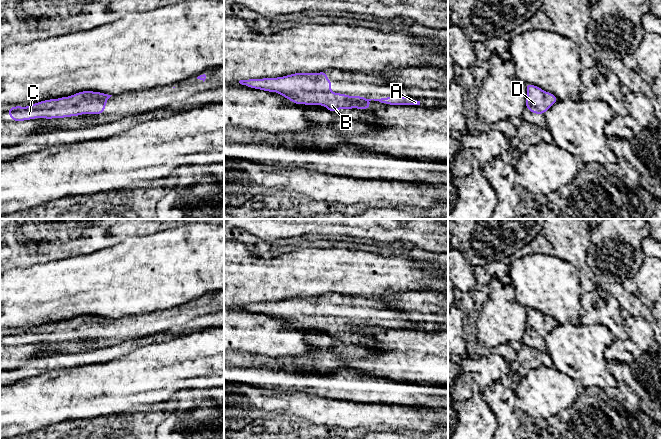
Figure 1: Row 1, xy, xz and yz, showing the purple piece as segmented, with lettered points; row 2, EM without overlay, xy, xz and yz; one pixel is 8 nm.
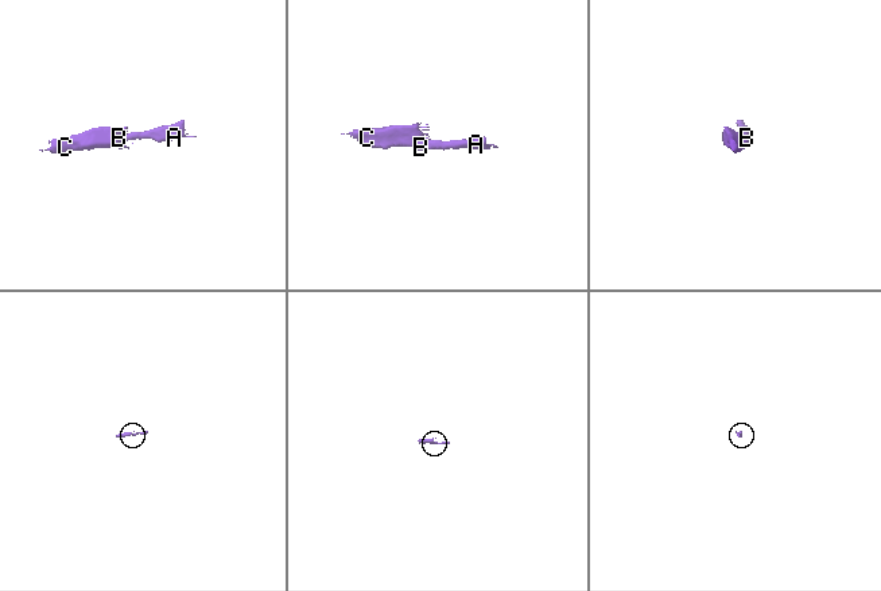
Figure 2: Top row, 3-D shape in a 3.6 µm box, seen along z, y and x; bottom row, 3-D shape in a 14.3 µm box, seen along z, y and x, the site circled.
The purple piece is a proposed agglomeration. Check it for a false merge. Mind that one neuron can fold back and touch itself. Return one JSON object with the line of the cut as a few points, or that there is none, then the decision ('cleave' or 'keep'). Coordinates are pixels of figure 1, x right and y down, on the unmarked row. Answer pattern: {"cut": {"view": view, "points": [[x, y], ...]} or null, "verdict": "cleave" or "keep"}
{"cut": null, "verdict": "keep"}

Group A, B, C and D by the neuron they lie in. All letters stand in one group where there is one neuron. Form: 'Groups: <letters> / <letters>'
Groups: A B C D

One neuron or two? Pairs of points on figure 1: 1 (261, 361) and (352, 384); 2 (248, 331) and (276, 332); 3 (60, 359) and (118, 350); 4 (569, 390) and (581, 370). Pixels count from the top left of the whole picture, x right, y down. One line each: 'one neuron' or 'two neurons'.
1: one neuron
2: one neuron
3: one neuron
4: two neurons

